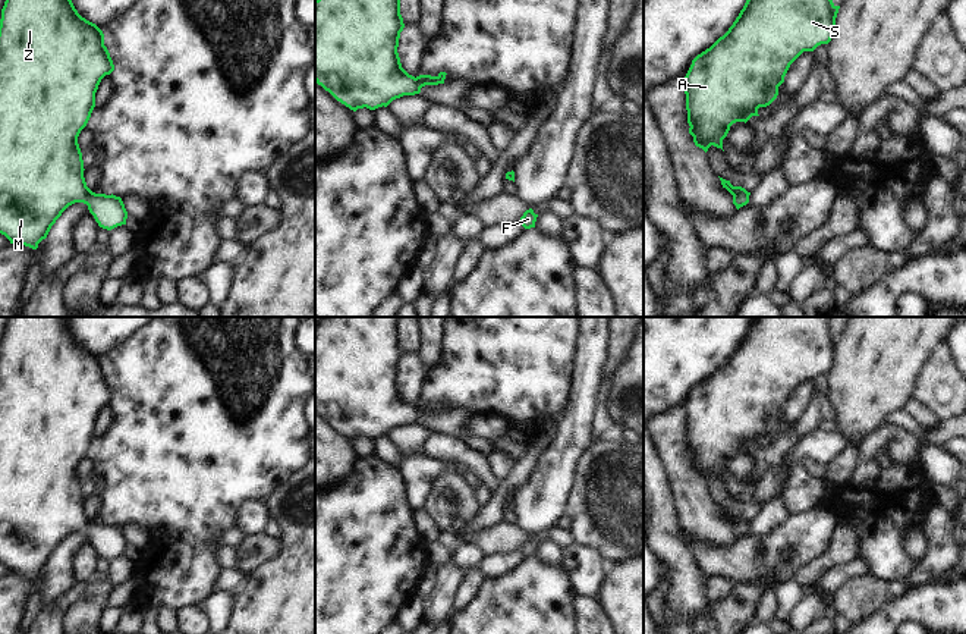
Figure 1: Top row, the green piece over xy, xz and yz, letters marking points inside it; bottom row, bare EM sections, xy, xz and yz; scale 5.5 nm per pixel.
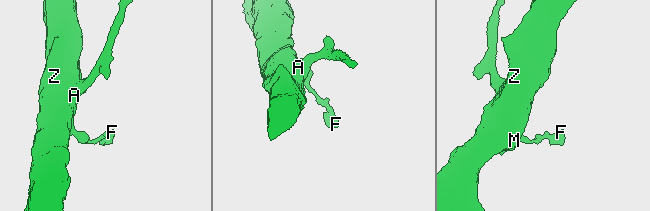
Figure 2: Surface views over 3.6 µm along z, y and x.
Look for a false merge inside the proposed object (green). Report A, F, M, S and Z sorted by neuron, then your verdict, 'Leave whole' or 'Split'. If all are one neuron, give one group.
Groups: A F M S Z. Leave whole

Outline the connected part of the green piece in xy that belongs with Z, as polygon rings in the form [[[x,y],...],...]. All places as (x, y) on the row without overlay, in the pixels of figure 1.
[[[9,317],[0,348],[0,562],[4,564],[10,572],[21,572],[37,578],[38,572],[47,566],[51,555],[62,542],[75,531],[86,533],[89,542],[103,558],[111,559],[126,553],[128,540],[120,525],[113,522],[95,522],[86,515],[82,481],[78,473],[78,465],[86,455],[95,436],[95,421],[98,414],[101,408],[113,399],[114,393],[104,374],[103,360],[78,342],[70,329],[69,317]]]

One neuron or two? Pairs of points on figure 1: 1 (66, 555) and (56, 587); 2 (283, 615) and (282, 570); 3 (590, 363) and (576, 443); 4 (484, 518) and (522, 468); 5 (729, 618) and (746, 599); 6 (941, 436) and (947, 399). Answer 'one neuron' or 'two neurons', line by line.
1: one neuron
2: one neuron
3: one neuron
4: one neuron
5: one neuron
6: two neurons

